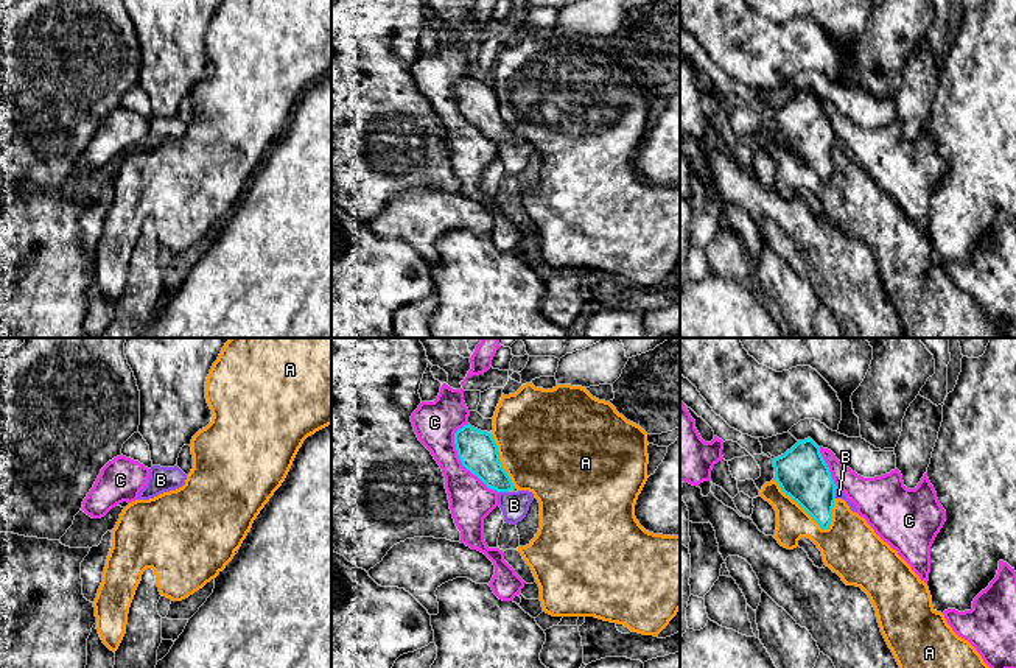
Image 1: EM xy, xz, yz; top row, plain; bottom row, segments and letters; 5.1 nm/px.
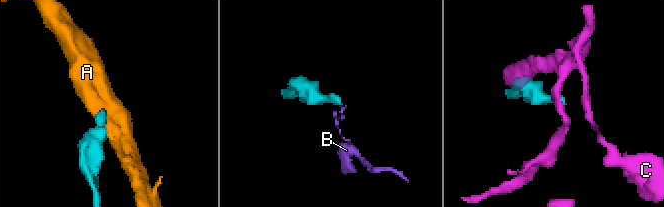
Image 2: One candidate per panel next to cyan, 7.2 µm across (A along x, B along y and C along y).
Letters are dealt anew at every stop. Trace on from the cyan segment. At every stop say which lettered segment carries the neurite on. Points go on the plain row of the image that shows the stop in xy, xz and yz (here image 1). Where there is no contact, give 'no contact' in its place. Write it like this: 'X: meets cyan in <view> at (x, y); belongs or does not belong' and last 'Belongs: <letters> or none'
A: meets cyan in yz at (800, 156); does not belong
B: meets cyan in xz at (503, 142); does not belong
C: meets cyan in xz at (461, 112); does not belong
Belongs: none

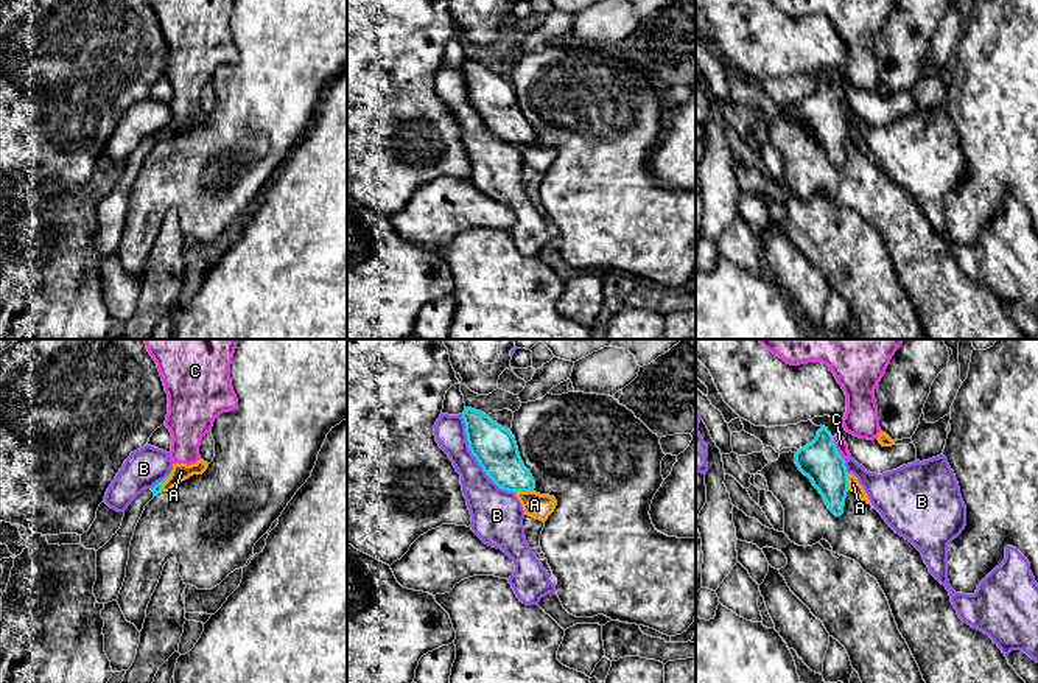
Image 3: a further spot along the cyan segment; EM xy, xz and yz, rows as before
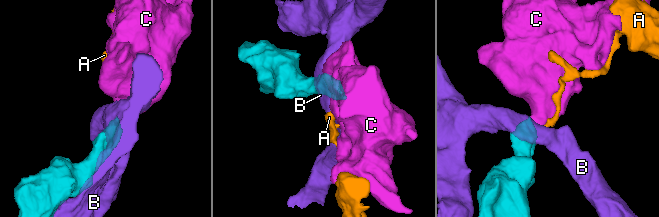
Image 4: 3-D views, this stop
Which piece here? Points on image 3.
A: meets cyan in xz at (523, 142); does not belong
B: meets cyan in xz at (475, 108); does not belong
C: meets cyan in yz at (836, 100); belongs
Belongs: C

